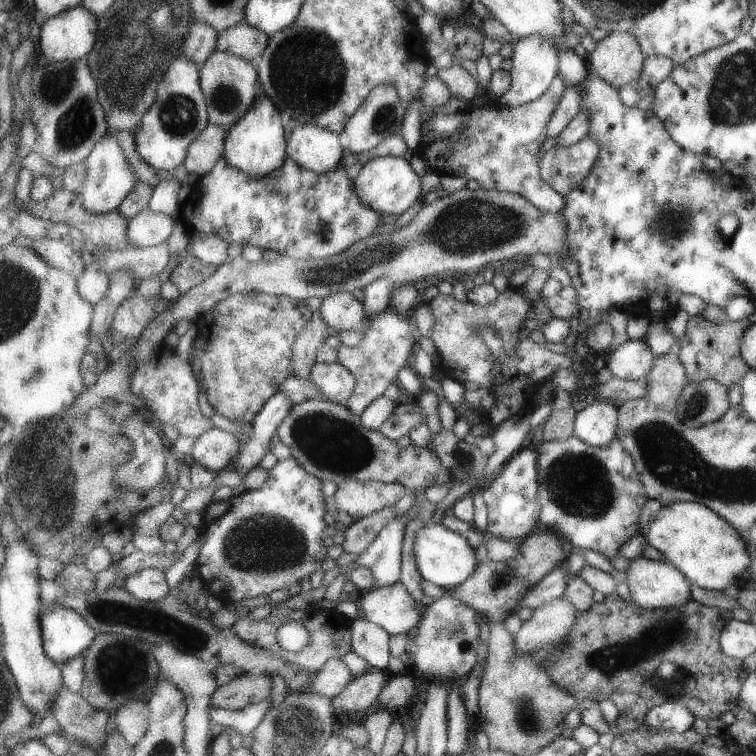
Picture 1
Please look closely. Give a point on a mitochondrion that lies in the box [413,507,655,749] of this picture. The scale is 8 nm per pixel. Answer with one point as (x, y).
(530, 723)

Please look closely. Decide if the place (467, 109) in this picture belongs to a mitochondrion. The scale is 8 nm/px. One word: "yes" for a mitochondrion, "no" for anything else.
no

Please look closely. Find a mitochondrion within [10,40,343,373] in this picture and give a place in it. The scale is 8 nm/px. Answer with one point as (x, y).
(73, 121)

